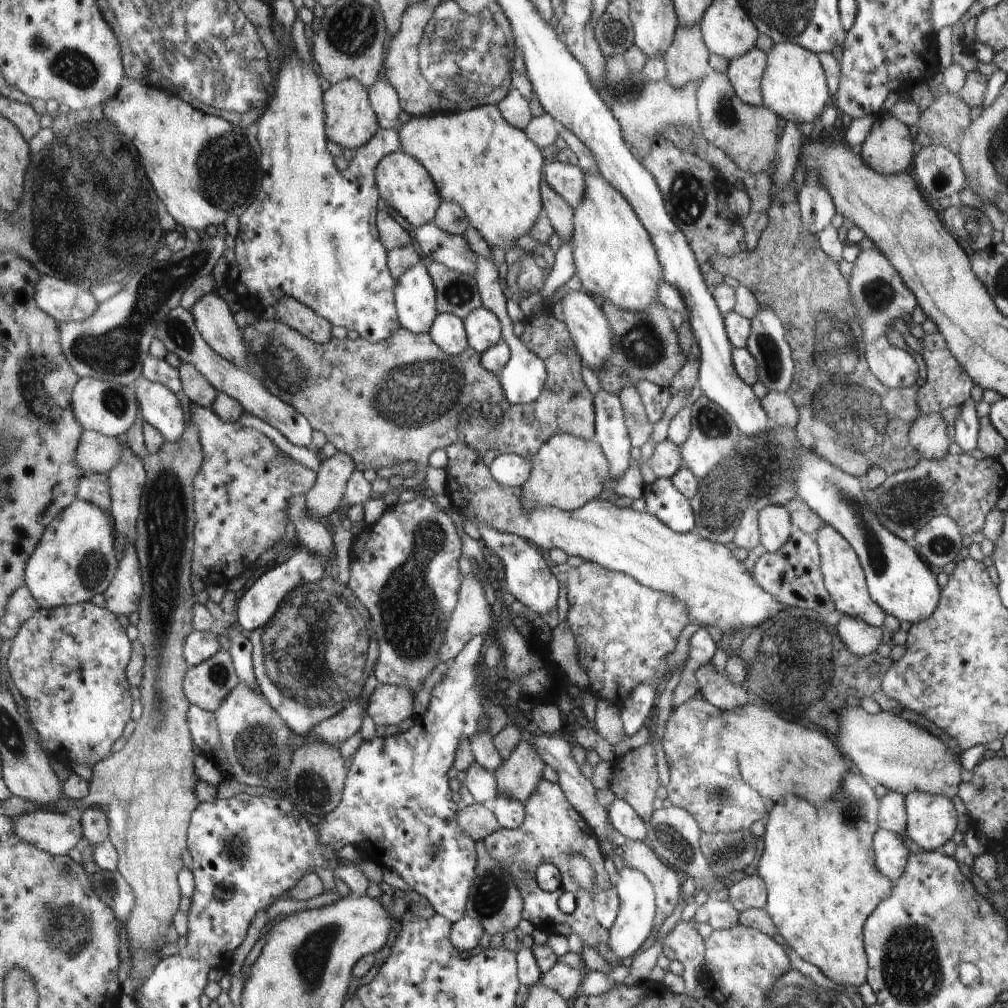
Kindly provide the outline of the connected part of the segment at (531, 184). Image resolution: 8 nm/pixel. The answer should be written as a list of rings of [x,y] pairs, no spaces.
[[[497,105],[470,108],[466,112],[438,112],[437,114],[428,114],[428,116],[414,116],[404,125],[401,125],[397,133],[400,139],[400,150],[408,153],[408,156],[415,157],[416,160],[420,161],[420,164],[424,165],[424,168],[431,174],[432,180],[435,181],[435,186],[439,190],[439,196],[442,196],[448,202],[456,202],[466,212],[470,225],[486,240],[490,248],[500,248],[500,250],[510,248],[520,236],[528,234],[535,226],[536,220],[539,220],[540,212],[544,211],[543,202],[540,202],[540,192],[538,192],[538,184],[540,184],[540,178],[542,178],[542,154],[536,148],[535,142],[532,142],[530,138],[526,138],[526,132],[516,128],[514,125],[508,124],[507,119]]]

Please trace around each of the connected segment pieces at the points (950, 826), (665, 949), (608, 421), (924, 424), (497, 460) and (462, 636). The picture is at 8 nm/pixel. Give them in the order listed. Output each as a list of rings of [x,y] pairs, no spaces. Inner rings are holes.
[[[914,791],[905,795],[906,830],[924,851],[940,851],[956,832],[956,810],[950,798]]]
[[[678,920],[678,924],[664,934],[662,940],[662,954],[671,961],[683,964],[683,980],[686,980],[685,994],[692,994],[696,990],[694,966],[702,966],[706,958],[706,941],[698,934],[698,922]]]
[[[604,388],[593,395],[595,440],[607,456],[612,479],[620,478],[631,462],[631,442],[620,399]]]
[[[928,413],[916,419],[915,426],[911,427],[911,443],[924,458],[944,458],[950,440],[946,434],[946,421],[941,413]]]
[[[516,454],[496,455],[489,466],[491,476],[506,487],[522,486],[530,478],[532,462]]]
[[[475,570],[470,575],[464,576],[464,582],[462,586],[460,586],[459,606],[455,607],[454,615],[451,617],[451,622],[448,624],[444,645],[438,652],[437,665],[447,660],[455,659],[474,636],[482,636],[482,634],[486,634],[486,632],[494,626],[492,610],[490,610],[490,604],[488,604],[486,596],[484,596],[484,588],[482,588],[482,584],[480,584],[476,578],[472,578],[472,574],[477,574],[477,571]]]

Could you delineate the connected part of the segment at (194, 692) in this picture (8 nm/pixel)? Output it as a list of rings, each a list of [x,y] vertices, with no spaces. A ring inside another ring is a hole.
[[[222,649],[214,658],[188,671],[186,696],[193,705],[202,706],[215,713],[220,710],[238,683],[239,676],[232,660],[232,652]]]

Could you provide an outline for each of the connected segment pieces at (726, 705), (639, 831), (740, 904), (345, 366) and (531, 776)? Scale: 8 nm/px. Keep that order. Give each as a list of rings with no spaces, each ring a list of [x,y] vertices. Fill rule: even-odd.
[[[712,663],[700,667],[696,671],[696,679],[699,684],[699,695],[711,701],[716,708],[734,710],[748,703],[748,692],[744,684],[732,684],[725,672],[720,674]]]
[[[615,799],[607,808],[611,824],[622,834],[635,841],[644,841],[646,838],[645,822],[636,814],[636,811],[626,800]]]
[[[760,875],[743,876],[735,884],[728,884],[730,904],[738,912],[746,909],[764,909],[767,906],[767,885]]]
[[[266,317],[257,319],[258,320],[254,323],[244,328],[244,342],[247,344],[248,368],[250,368],[251,374],[265,385],[267,389],[271,391],[272,395],[279,397],[279,399],[283,400],[286,404],[292,405],[299,413],[303,413],[310,421],[312,428],[323,432],[324,436],[326,436],[326,440],[332,442],[338,452],[348,454],[348,456],[352,458],[355,468],[360,470],[360,472],[364,472],[369,468],[375,471],[380,470],[380,468],[392,468],[393,466],[402,464],[402,462],[416,462],[416,466],[414,466],[416,472],[412,474],[413,477],[403,478],[399,476],[393,477],[391,480],[393,488],[399,491],[412,489],[422,484],[422,481],[425,480],[426,472],[430,468],[430,454],[432,454],[434,450],[450,447],[452,443],[458,440],[459,435],[456,428],[458,428],[459,421],[465,418],[470,409],[483,403],[496,405],[505,398],[499,376],[488,372],[488,369],[485,369],[483,364],[480,364],[481,353],[476,352],[476,349],[473,348],[467,348],[460,356],[452,356],[445,353],[443,349],[431,339],[429,334],[416,334],[415,332],[406,330],[402,326],[399,328],[398,332],[395,332],[390,338],[382,340],[382,342],[368,342],[360,337],[355,340],[347,338],[338,340],[333,337],[330,342],[326,342],[326,344],[314,344],[312,340],[308,340],[308,337],[302,336],[300,332],[296,332],[296,329],[290,328],[290,326],[284,324],[284,322],[280,322],[280,320],[267,319]]]
[[[522,739],[512,754],[502,762],[502,766],[493,773],[498,784],[496,796],[510,794],[526,804],[542,781],[542,772],[546,768],[542,759],[543,757],[536,754],[530,740]]]

